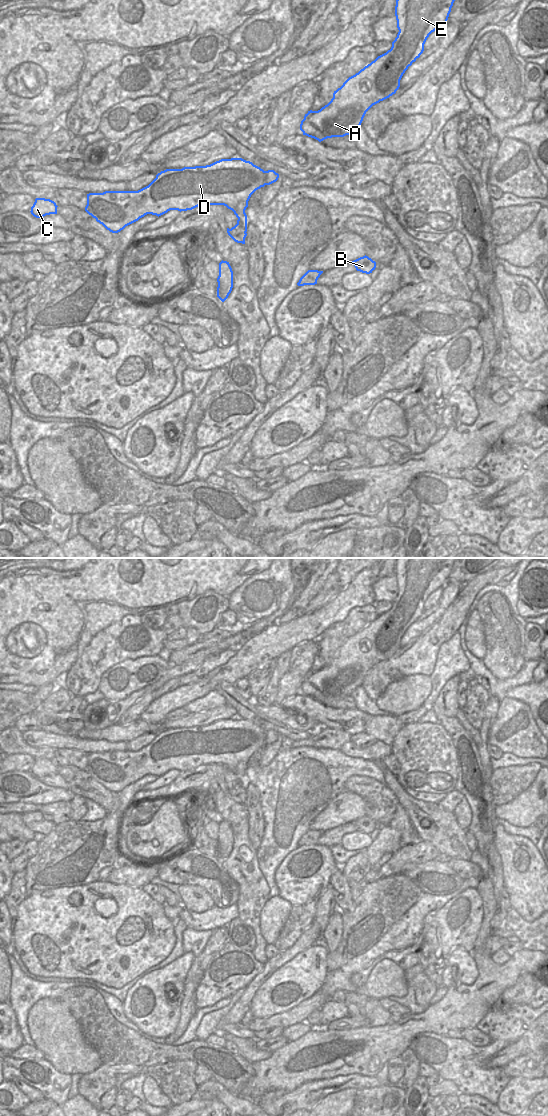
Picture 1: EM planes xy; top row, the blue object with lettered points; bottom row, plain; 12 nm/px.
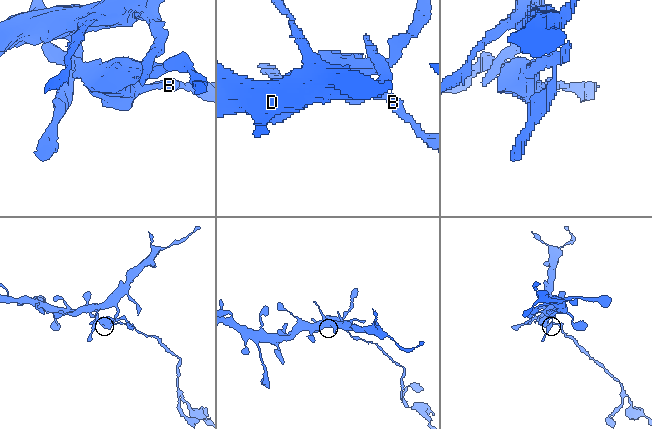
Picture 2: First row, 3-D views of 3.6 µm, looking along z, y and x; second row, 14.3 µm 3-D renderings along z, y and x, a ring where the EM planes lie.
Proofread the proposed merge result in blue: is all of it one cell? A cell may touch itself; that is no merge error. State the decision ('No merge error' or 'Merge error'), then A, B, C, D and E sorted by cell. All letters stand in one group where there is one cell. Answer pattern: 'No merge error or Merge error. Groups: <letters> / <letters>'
Merge error. Groups: A C D E / B.

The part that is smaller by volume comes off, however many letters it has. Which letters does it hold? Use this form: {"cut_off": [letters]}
{"cut_off": ["B"]}

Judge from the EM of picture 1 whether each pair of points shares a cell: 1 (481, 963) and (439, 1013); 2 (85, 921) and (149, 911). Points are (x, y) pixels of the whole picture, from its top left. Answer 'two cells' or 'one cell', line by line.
1: one cell
2: one cell

